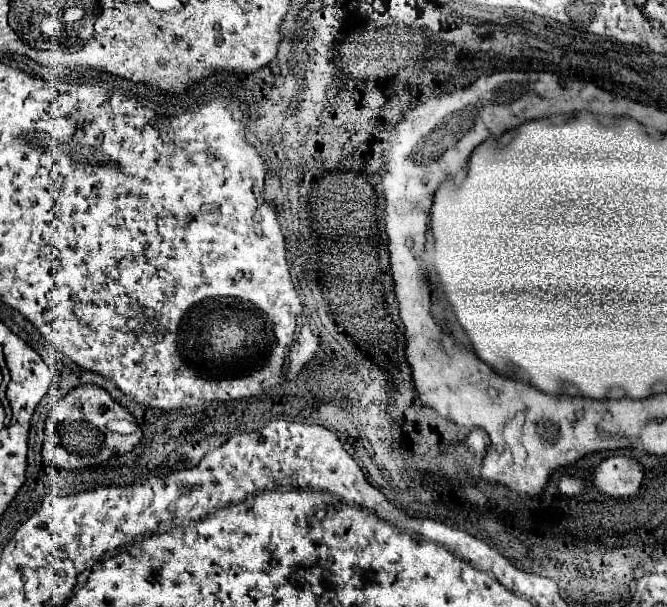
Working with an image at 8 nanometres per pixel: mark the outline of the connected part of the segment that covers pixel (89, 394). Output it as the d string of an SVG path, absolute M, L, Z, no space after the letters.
M80 385L72 389L64 399L60 399L48 419L41 450L42 461L60 469L86 469L102 465L102 461L110 461L116 455L134 451L142 441L142 431L132 435L112 433L106 427L110 419L132 419L132 415L122 405L118 405L108 391L96 385Z

